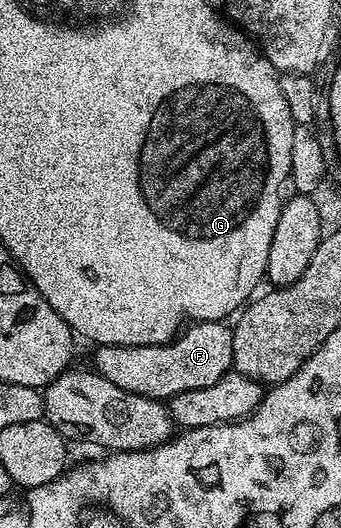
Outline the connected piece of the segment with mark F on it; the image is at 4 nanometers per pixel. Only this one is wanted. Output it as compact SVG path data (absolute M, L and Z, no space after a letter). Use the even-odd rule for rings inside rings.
M225 321L190 322L177 336L158 346L98 346L95 349L93 369L104 380L155 400L169 400L192 388L208 388L220 376L231 373L233 329Z

